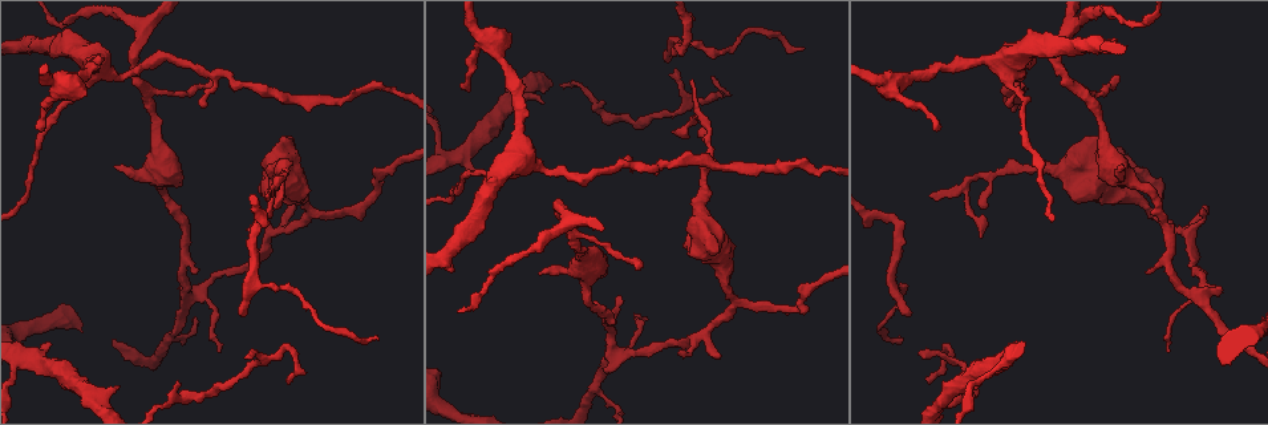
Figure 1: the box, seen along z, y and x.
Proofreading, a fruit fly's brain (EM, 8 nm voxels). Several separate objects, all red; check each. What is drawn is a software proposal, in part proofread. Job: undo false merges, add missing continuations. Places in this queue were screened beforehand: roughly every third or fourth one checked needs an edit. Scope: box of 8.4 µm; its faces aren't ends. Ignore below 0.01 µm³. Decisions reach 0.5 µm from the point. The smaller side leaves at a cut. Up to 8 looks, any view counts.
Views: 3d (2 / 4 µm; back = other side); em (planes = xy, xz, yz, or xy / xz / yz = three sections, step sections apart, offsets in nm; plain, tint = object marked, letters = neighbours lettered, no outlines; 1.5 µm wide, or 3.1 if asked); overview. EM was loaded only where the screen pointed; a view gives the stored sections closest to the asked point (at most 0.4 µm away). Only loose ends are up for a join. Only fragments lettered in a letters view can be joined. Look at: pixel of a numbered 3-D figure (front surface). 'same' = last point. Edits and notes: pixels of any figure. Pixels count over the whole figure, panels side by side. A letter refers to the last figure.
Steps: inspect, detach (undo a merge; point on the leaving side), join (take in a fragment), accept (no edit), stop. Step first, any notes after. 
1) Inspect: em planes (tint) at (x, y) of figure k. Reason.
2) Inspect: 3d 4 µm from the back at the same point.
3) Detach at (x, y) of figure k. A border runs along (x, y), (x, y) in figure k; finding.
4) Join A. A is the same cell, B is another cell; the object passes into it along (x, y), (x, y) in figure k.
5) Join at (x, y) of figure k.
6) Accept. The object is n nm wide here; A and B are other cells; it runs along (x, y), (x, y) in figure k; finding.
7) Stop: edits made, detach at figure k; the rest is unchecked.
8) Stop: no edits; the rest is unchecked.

Inspect: 3d 2 µm at (721, 355) of figure 1. Branch stops here.

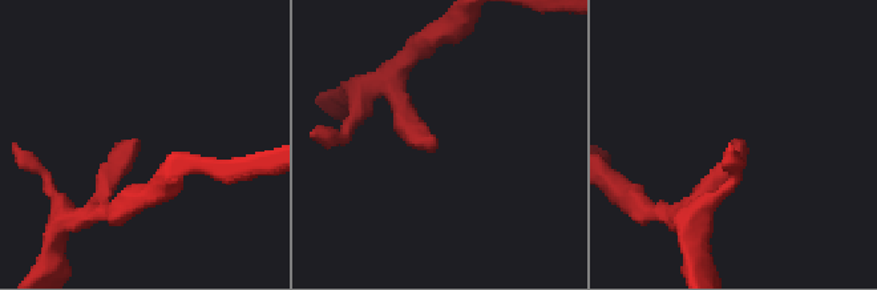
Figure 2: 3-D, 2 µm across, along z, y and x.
Inspect: em yz step 8 (tint) at (434, 134) of figure 2.

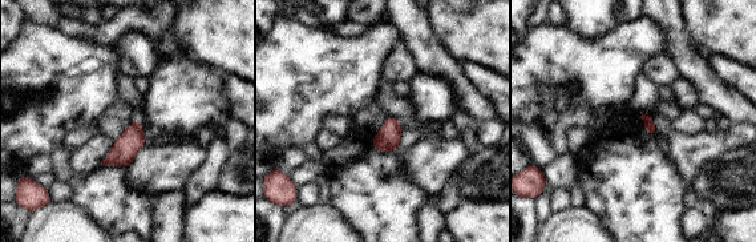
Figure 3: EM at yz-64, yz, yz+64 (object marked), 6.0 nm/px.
Inspect: em planes (letters) at the same point.

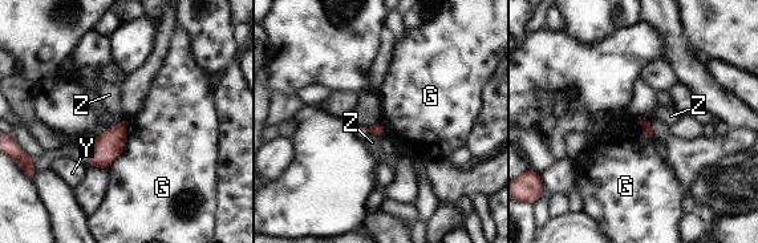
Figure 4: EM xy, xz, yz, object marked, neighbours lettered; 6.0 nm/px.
Accept. The longest contact is with G, 320 nm; G, Y and Z are other cells; a border runs along (128, 121), (124, 150), (106, 169) in figure 4; none of them fits.

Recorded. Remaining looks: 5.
Inspect: 3d 4 µm from the back at (170, 339) of figure 1. Two arms in line, one across.

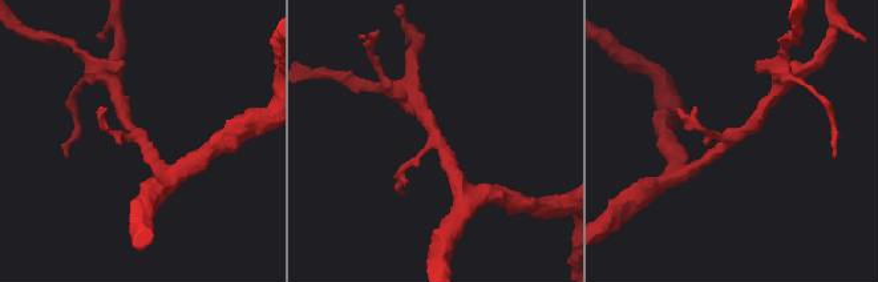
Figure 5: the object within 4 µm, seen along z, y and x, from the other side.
Inspect: em planes (plain) at (437, 139) of figure 5. 3 arms meet here.

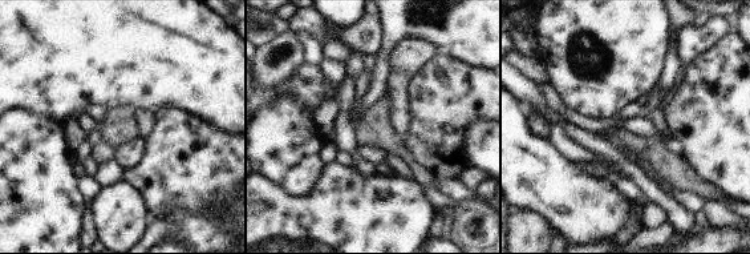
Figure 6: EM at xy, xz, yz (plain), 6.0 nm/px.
Inspect: em planes (letters) at the same point.

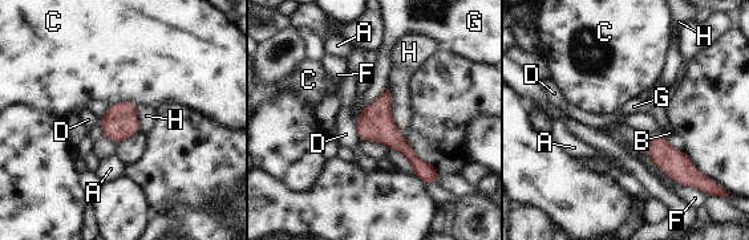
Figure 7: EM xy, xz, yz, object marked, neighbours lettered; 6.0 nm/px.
Accept. A, B, C, D, F, G and H are other cells; it runs along (387, 94), (384, 129), (433, 175) in figure 7; all the same neuron.

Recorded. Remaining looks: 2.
Inspect: em planes (plain) at (897, 338) of figure 1. End of a long branch.

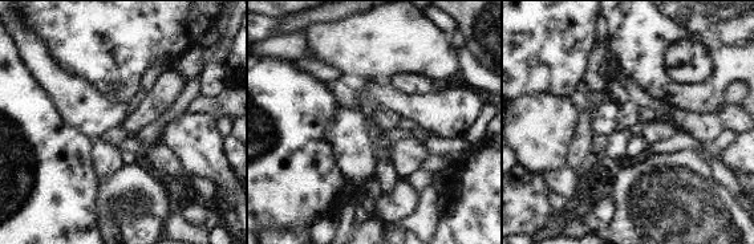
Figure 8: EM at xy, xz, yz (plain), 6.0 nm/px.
Inspect: em planes (letters) at the same point. What lies round it.

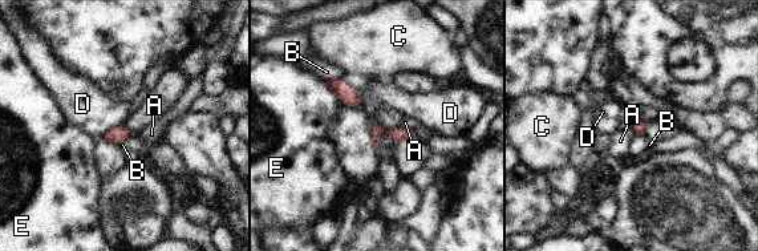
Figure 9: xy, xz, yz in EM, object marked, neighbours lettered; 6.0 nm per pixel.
Accept. A, B, C, D and E are other cells; it runs along (375, 124), (382, 132), (416, 134) in figure 9; no lettered fragment goes on from it.

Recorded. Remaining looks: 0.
Stop: no edits; the rest is unchecked.

